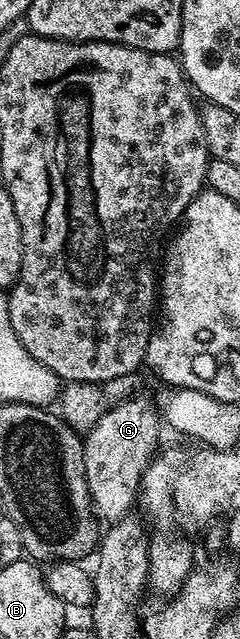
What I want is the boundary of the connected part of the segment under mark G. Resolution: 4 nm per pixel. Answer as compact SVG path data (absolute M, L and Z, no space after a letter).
M136 399L113 403L83 437L86 482L90 486L93 509L101 521L123 520L133 511L132 503L137 503L140 481L157 451L161 413L150 401Z

